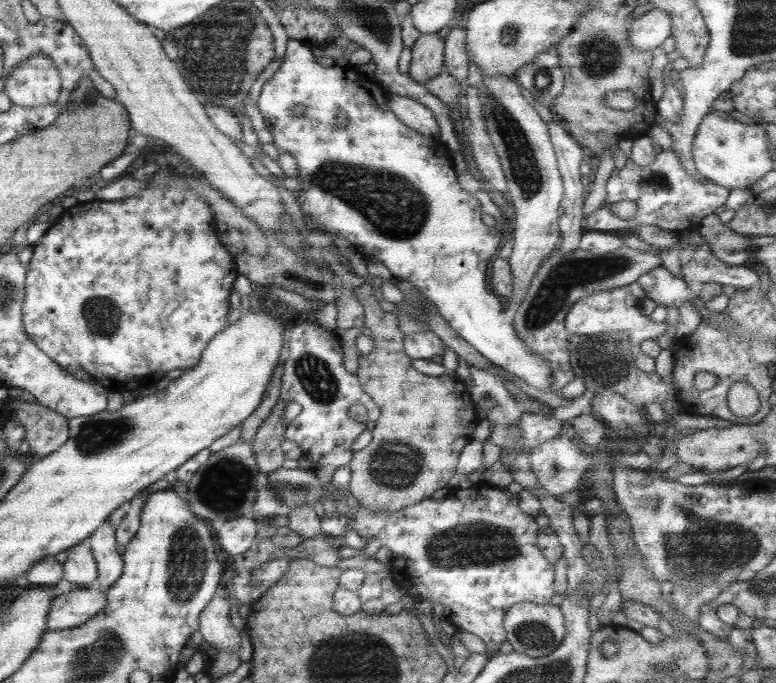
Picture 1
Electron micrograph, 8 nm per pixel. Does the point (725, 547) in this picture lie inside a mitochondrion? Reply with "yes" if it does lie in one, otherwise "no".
yes

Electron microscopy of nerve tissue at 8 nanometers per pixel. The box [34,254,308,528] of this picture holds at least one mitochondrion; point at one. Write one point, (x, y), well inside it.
(224, 484)

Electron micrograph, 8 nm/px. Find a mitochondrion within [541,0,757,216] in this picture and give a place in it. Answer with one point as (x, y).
(598, 55)

